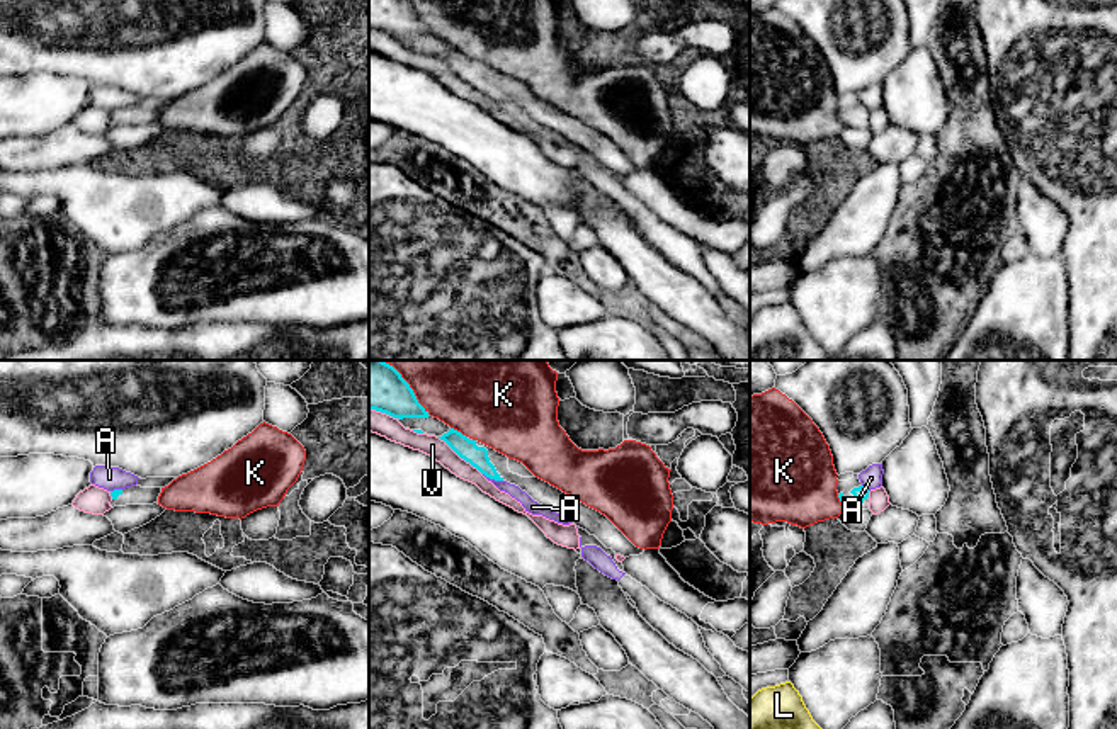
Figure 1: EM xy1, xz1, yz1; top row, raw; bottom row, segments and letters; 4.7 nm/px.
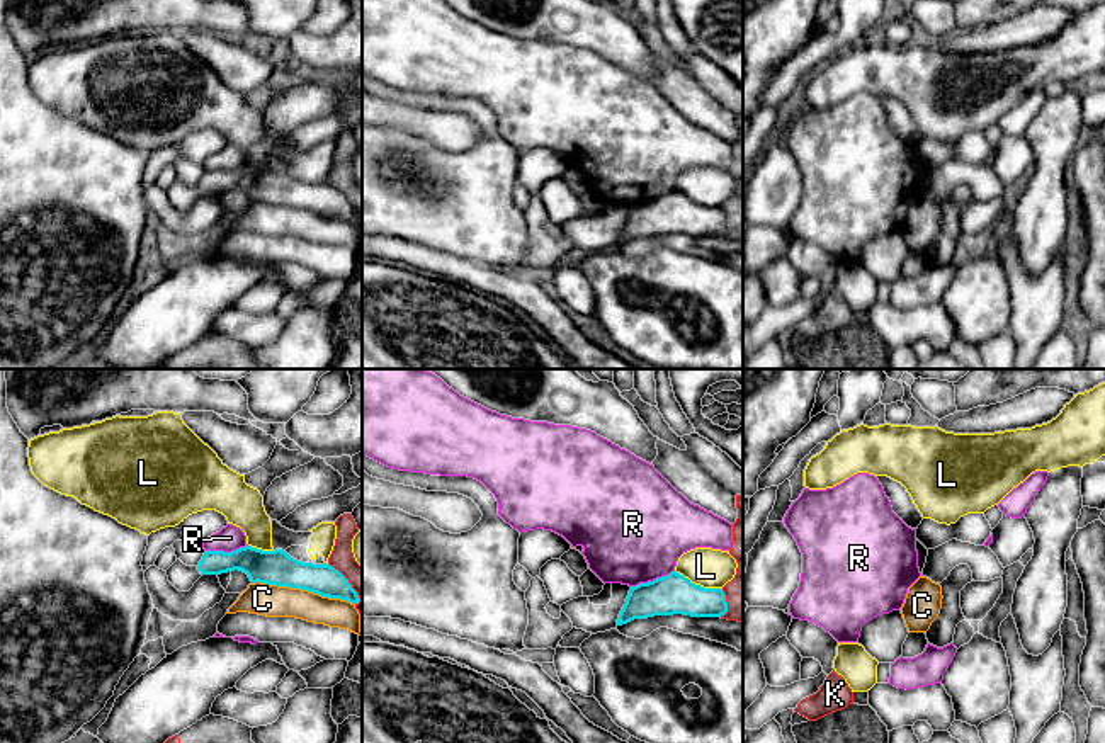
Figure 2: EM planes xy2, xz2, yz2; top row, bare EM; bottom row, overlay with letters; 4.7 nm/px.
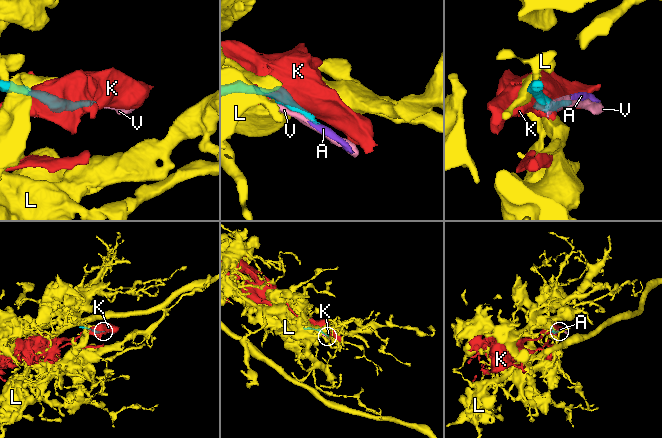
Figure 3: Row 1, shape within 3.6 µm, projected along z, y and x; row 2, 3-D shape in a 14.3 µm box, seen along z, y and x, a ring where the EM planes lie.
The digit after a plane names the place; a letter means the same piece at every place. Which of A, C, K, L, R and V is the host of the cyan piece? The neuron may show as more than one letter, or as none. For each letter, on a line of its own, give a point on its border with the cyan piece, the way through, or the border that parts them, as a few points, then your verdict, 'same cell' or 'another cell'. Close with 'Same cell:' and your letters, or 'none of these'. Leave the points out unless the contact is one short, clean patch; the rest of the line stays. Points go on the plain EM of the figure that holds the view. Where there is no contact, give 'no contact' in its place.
A: contact xz1 (493, 97); border xz1 (483, 92), (502, 101); another cell
C: contact xy2 (303, 208); another cell
K: contact xz1 (415, 17); another cell
L: contact xz2 (699, 204); another cell
R: contact xz2 (653, 199); another cell
V: contact xz1 (459, 75); another cell
Same cell: none of these

